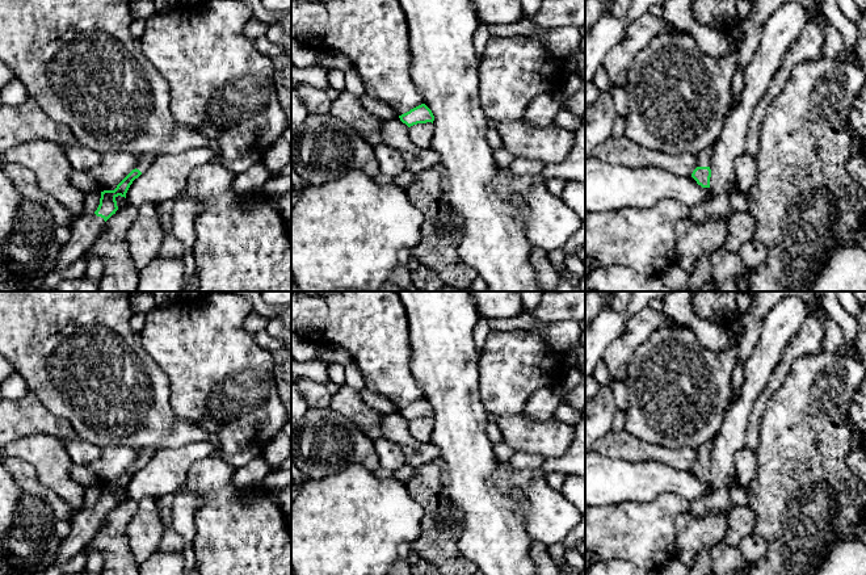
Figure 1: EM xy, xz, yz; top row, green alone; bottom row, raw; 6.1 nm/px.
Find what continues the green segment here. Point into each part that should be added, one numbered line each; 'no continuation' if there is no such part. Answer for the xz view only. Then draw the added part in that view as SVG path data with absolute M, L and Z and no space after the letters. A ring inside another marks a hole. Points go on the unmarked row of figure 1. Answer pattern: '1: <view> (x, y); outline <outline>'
no continuation

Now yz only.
1: yz (705, 450); outline M712 441L705 442L702 446L697 449L698 452L697 461L710 461L711 450L712 450Z

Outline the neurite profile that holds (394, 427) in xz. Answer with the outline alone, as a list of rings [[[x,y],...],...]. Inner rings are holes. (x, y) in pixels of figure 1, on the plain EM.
[[[381,414],[382,437],[395,442],[403,452],[405,462],[412,467],[419,467],[426,462],[440,458],[437,445],[417,441],[408,429],[408,420],[396,414]]]

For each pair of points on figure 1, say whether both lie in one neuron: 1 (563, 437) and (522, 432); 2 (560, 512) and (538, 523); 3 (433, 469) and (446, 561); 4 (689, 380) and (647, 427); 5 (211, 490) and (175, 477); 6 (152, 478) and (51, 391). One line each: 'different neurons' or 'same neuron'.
1: same neuron
2: same neuron
3: same neuron
4: same neuron
5: different neurons
6: different neurons

